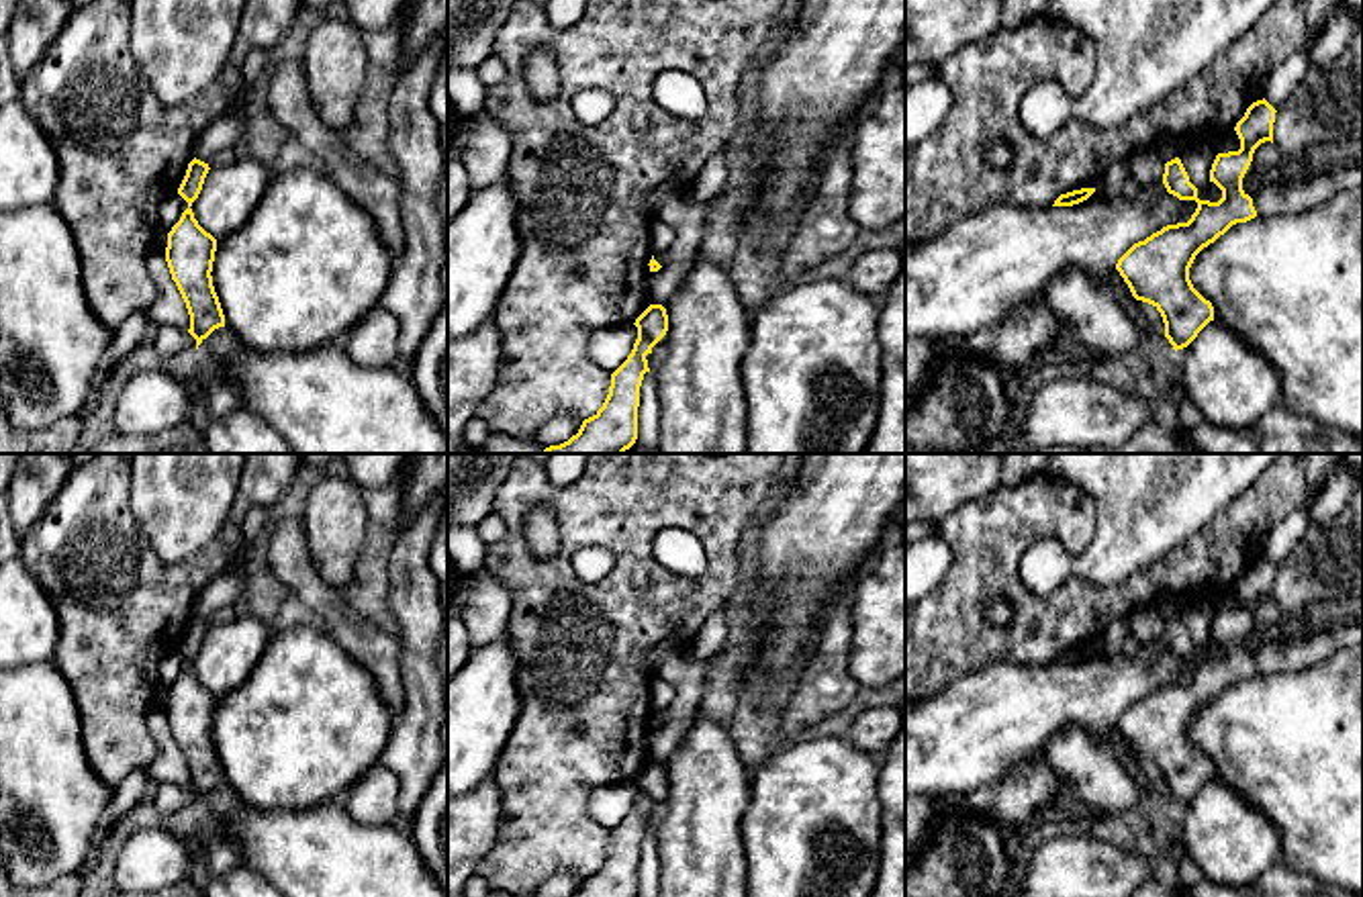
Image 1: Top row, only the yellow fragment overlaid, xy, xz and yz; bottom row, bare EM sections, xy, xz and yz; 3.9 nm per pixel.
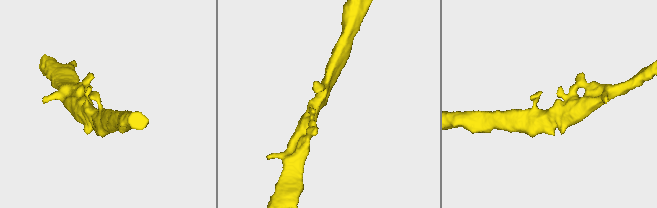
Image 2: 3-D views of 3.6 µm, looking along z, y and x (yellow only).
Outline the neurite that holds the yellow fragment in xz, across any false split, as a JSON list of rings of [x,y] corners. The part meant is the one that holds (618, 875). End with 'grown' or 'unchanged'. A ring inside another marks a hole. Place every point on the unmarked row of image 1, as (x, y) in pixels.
[[[650,762],[633,783],[638,797],[627,817],[611,832],[603,864],[584,877],[570,897],[638,897],[640,844],[650,830],[646,813],[668,789],[666,766]]] | unchanged

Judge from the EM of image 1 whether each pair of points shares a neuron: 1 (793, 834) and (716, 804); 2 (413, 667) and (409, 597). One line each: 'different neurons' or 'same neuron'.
1: different neurons
2: same neuron

